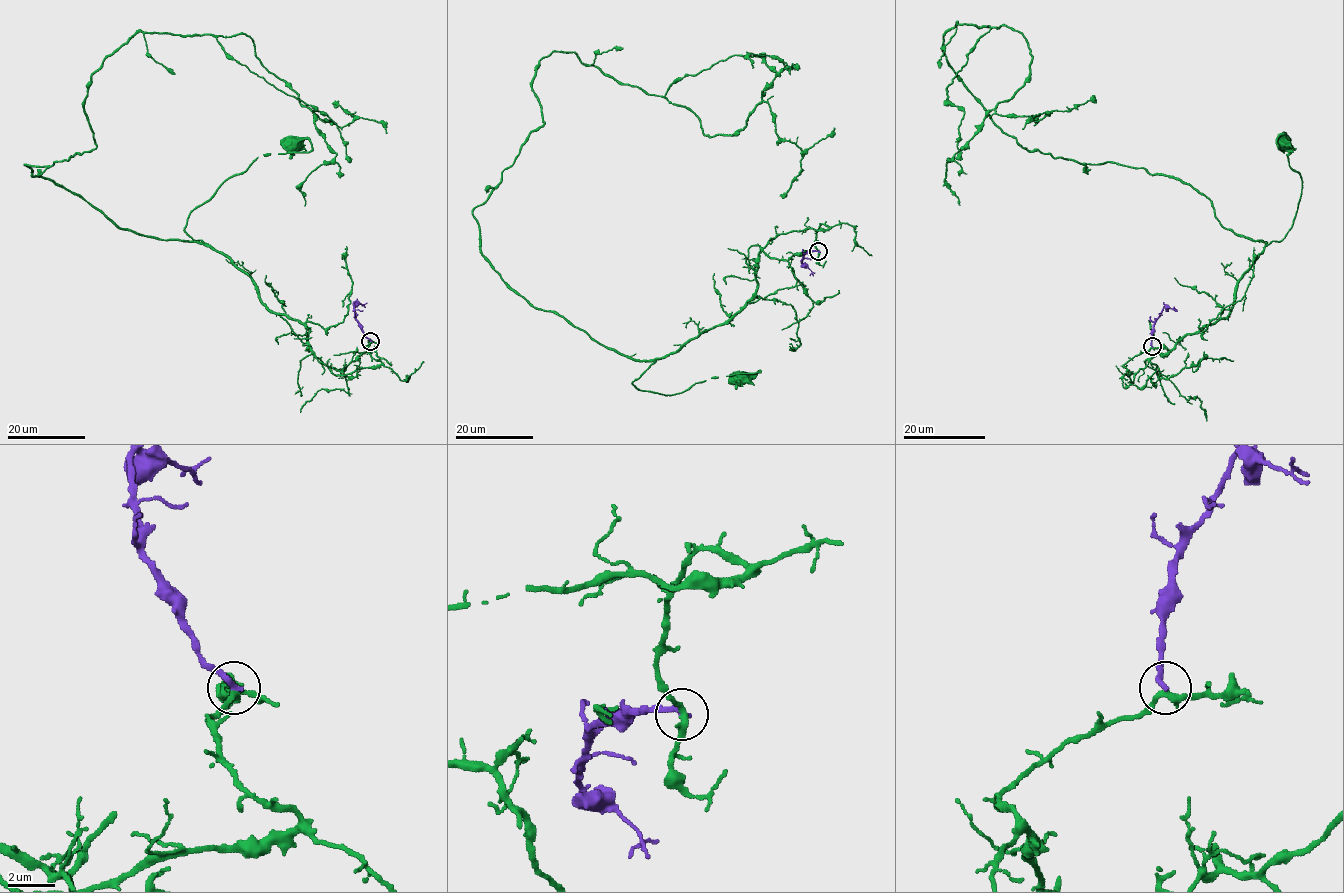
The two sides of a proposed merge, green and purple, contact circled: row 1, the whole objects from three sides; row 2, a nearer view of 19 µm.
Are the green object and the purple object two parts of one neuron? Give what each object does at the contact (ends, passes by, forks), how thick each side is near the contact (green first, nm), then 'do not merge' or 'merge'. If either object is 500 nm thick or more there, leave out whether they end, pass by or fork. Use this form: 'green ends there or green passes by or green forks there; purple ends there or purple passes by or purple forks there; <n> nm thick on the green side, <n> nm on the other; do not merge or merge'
green passes by; purple ends there; 260 nm thick on the green side, 280 nm on the other; do not merge

